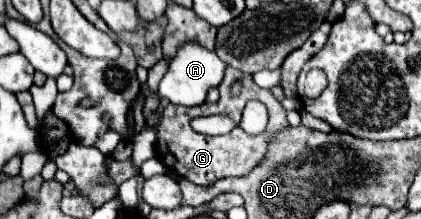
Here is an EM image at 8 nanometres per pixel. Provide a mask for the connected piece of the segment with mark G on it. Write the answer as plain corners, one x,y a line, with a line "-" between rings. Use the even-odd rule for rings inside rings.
226,67
224,79
220,83
220,99
218,99
218,103
202,103
202,105
194,105
194,107
168,105
164,109
164,117
160,121
158,141
156,141
158,157
168,169
176,171
180,177
184,177
184,179
188,179
188,181
192,181
196,185
210,185
210,183
214,183
216,179
222,179
222,177
248,175
256,167
256,163
260,163
266,157
268,145
274,139
274,135
290,127
290,123
286,119
286,109
274,99
270,89
258,87
252,81
252,75
248,75
248,73
240,73
238,77
242,79
242,85
244,85
242,93
238,97
230,95
230,83
234,81
234,67
-
248,99
262,101
268,107
268,113
270,113
266,131
256,135
256,137
246,135
244,129
238,125
240,117
242,117
242,109
244,109
-
198,115
228,115
230,119
234,119
236,127
228,135
220,135
220,137
200,135
200,133
194,133
192,127
190,127
190,119
198,117

